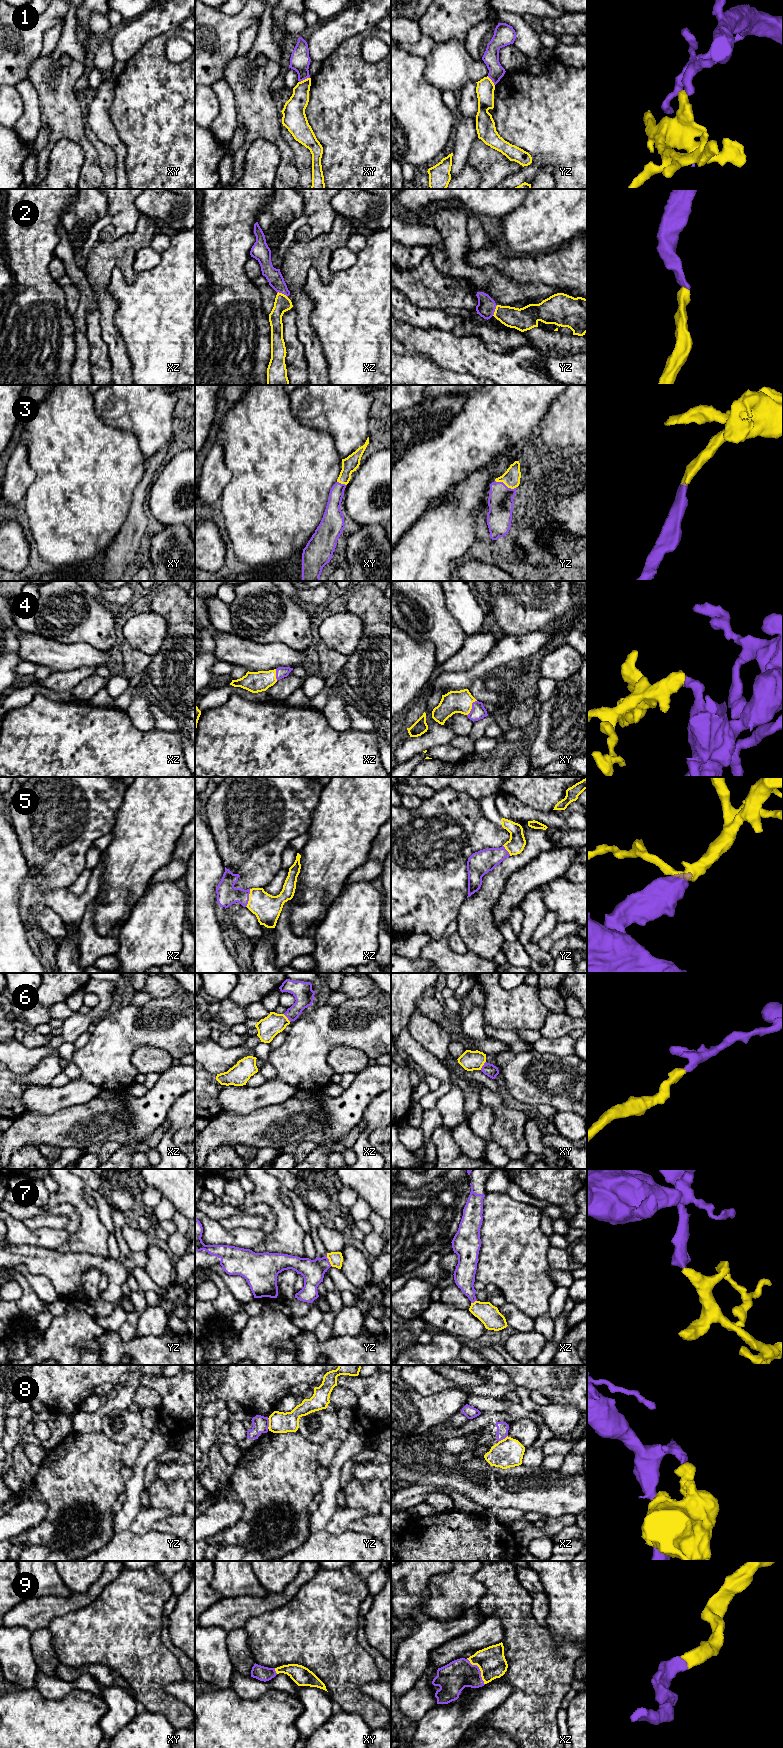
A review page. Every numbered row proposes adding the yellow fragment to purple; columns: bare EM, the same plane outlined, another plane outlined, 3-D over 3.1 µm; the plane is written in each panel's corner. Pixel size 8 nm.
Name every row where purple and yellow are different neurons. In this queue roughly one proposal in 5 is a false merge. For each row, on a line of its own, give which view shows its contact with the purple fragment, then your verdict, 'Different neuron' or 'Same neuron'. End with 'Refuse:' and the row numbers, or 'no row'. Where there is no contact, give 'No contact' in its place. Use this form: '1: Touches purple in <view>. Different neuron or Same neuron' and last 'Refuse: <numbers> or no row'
1: Touches purple in xy. Different neuron
2: Touches purple in xz. Same neuron
3: Touches purple in yz. Same neuron
4: Touches purple in xy. Same neuron
5: Touches purple in xz. Same neuron
6: Touches purple in xy. Same neuron
7: Touches purple in yz. Same neuron
8: Touches purple in yz. Different neuron
9: Touches purple in xz. Same neuron
Refuse: 1, 8

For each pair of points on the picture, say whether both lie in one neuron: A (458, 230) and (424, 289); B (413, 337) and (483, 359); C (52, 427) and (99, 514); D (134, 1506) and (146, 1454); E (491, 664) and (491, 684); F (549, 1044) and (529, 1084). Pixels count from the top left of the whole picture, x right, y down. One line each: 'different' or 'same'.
A: different
B: same
C: same
D: same
E: different
F: different

